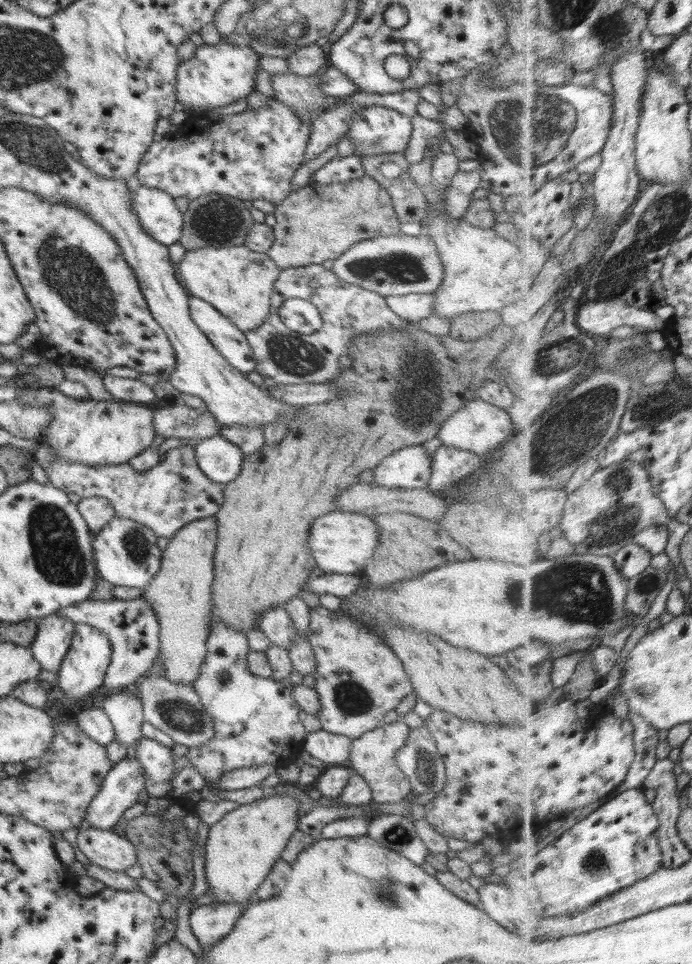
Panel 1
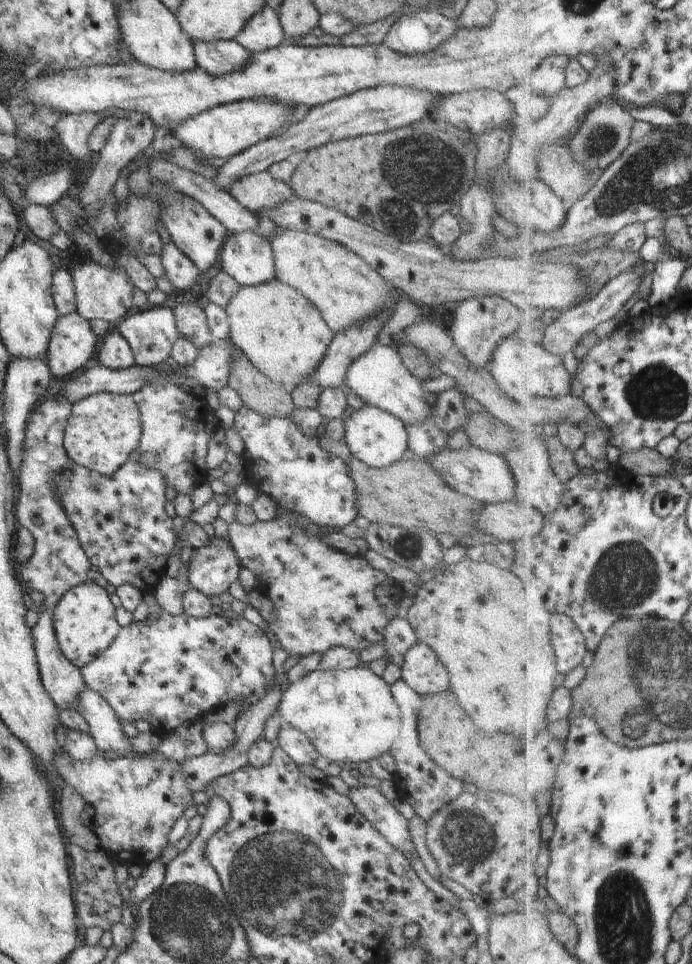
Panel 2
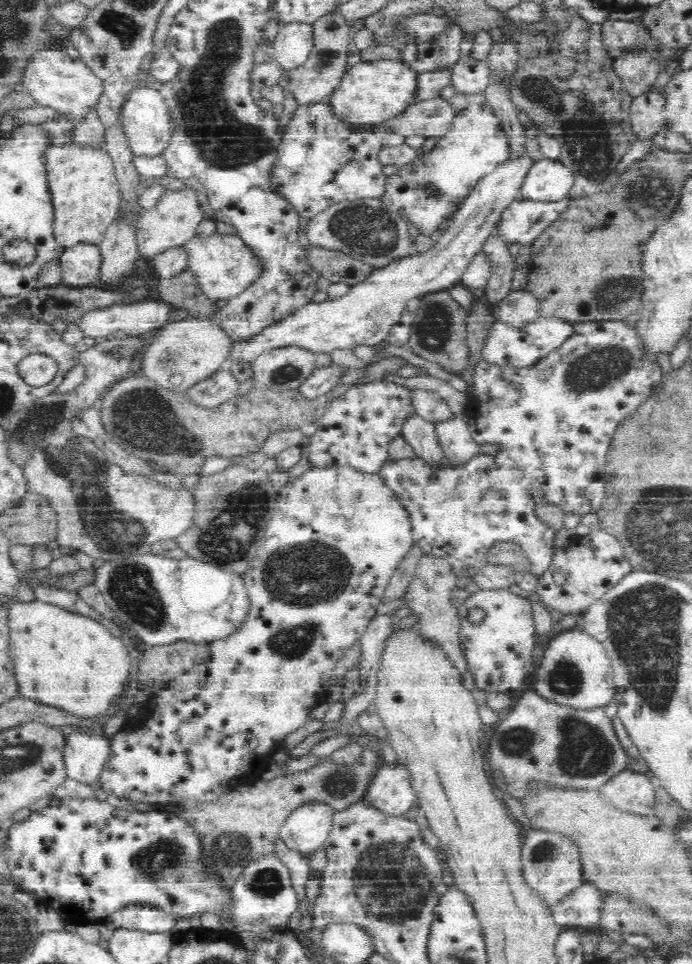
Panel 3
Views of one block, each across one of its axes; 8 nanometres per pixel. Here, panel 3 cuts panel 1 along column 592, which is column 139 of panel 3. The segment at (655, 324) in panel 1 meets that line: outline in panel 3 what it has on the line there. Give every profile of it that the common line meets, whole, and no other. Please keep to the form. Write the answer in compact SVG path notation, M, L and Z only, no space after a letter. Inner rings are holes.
M148 301L131 305L110 305L106 308L90 310L69 324L76 326L86 338L102 340L114 336L135 336L154 330L154 328L161 329L168 323L170 316L173 314L167 304L162 301Z

